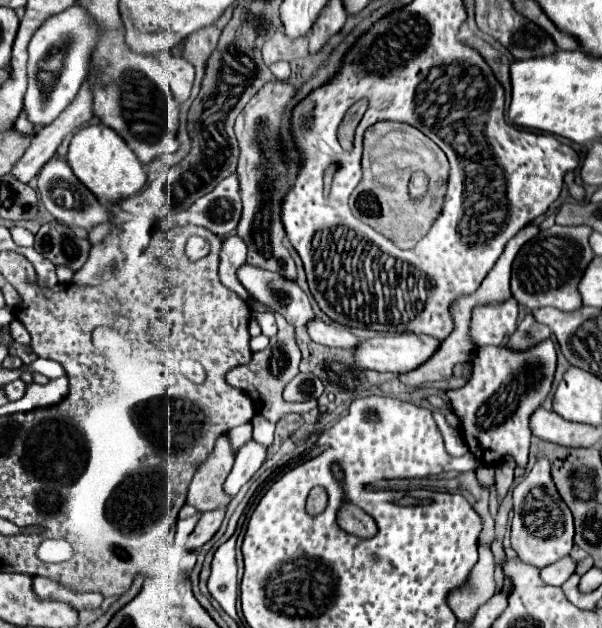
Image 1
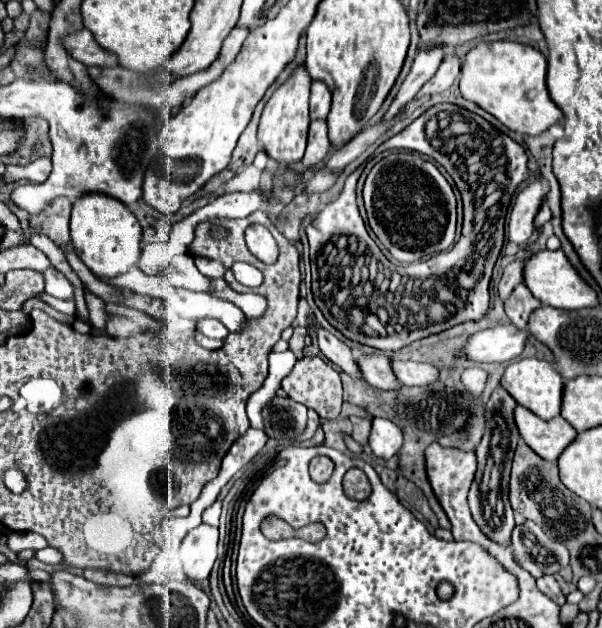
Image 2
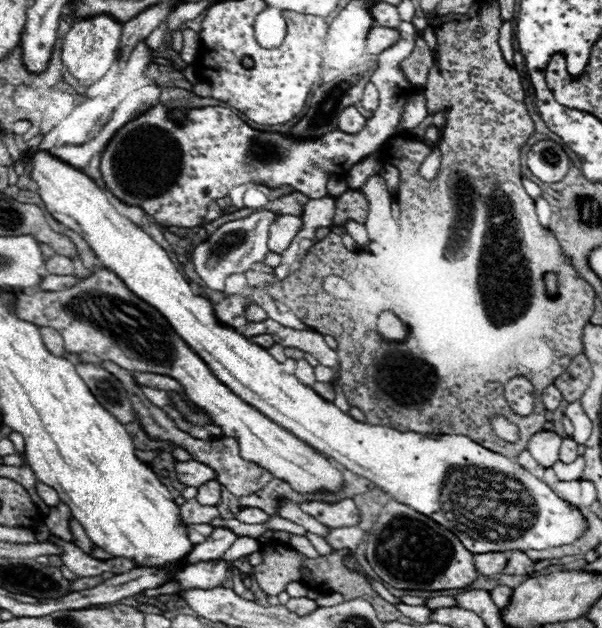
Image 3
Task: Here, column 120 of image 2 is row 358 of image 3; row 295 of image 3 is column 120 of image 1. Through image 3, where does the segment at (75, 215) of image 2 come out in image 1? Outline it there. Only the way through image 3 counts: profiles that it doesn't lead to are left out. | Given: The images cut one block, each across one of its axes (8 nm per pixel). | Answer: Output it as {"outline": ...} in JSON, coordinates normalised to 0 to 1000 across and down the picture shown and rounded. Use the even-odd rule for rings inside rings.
{"outline":[[[150,197],[123,213],[113,239],[113,261],[130,287],[143,299],[153,299],[163,318],[196,322],[199,312],[219,312],[243,293],[239,261],[226,255],[226,245],[213,236],[213,229],[206,229],[206,223],[199,223],[199,217],[193,217],[193,210],[186,210],[176,197]]]}

